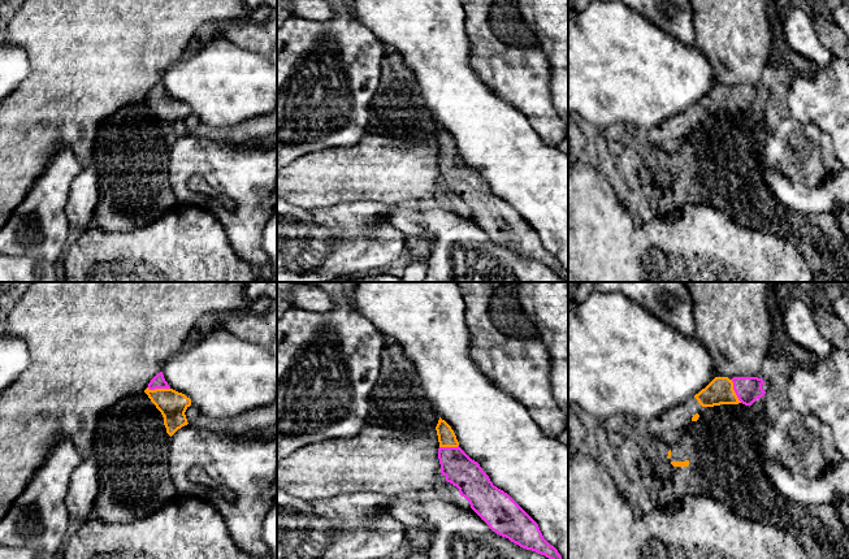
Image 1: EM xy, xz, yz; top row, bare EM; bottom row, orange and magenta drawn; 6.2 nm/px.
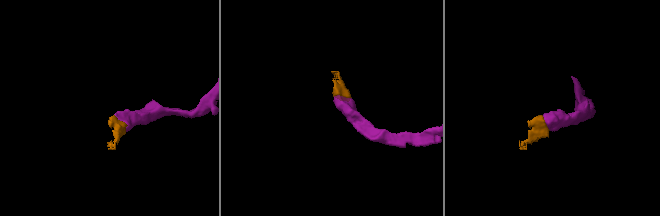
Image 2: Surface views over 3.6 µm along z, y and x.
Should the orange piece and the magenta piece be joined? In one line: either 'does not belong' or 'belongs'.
belongs

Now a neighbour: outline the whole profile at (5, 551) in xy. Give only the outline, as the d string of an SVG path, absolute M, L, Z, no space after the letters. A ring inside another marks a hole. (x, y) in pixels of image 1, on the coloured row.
M0 545L0 559L55 559L55 554L35 549L16 549Z

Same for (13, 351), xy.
M0 334L0 395L29 368L29 348L23 339Z

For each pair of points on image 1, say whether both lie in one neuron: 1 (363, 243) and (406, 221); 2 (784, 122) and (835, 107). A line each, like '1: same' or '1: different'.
1: different
2: different

